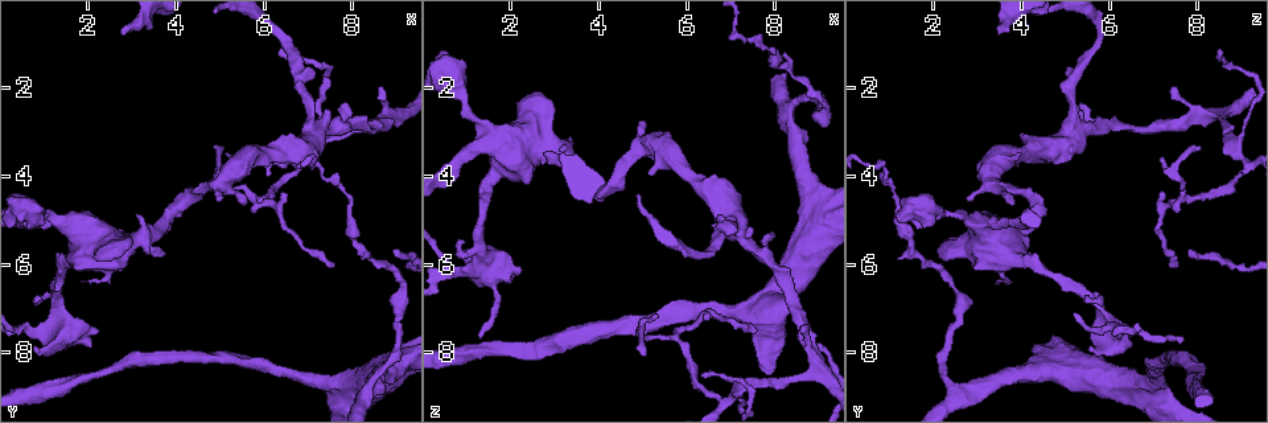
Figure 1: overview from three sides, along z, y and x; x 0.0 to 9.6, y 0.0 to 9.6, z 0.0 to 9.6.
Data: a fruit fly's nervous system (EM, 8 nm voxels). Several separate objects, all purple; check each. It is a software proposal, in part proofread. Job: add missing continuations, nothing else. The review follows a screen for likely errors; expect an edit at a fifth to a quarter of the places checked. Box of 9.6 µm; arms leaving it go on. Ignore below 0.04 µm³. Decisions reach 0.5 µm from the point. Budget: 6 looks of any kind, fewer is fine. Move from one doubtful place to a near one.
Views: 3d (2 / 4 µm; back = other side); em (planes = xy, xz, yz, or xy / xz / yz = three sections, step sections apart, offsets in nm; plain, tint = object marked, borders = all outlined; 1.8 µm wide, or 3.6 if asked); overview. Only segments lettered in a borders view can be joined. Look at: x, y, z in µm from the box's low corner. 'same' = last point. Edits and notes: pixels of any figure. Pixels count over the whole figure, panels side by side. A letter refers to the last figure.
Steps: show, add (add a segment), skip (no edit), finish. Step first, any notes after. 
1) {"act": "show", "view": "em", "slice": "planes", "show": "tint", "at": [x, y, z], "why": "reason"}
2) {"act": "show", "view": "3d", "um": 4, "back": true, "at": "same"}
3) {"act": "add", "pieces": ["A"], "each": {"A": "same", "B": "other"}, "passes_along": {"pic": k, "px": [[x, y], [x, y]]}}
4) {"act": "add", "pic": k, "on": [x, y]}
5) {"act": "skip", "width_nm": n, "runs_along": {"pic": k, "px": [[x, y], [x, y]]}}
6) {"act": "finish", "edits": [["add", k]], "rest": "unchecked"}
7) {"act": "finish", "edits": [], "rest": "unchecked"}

{"act": "show", "view": "3d", "um": 4, "at": [7.25, 8.65, 7.00], "why": "closes a loop"}

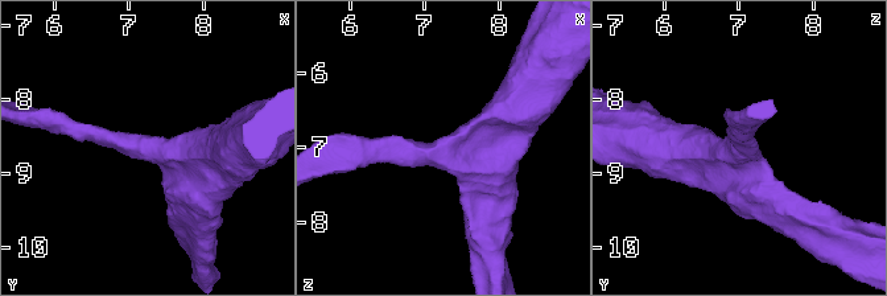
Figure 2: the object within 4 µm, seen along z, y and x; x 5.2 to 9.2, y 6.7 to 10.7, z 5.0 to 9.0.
{"act": "show", "view": "em", "slice": "planes", "show": "tint", "at": [7.30, 8.65, 7.00]}

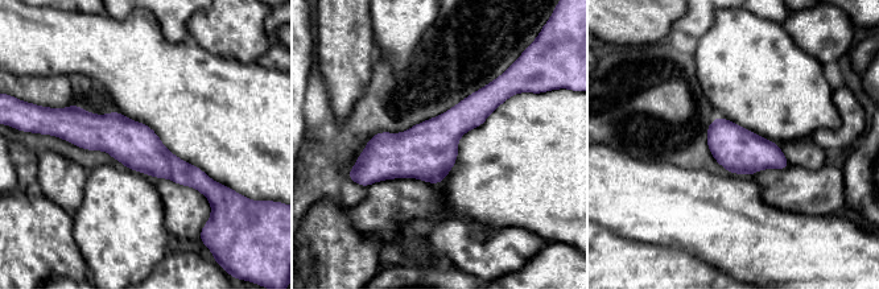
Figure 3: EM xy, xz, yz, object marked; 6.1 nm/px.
{"act": "show", "view": "em", "slice": "planes", "show": "borders", "at": "same", "why": "what lies round it"}

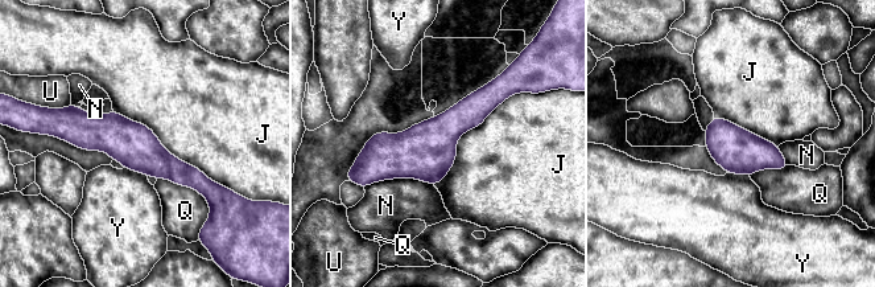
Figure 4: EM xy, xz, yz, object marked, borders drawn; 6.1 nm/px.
{"act": "skip", "longest_contact_nm": ["J", 800], "each": {"J": "other", "N": "other", "Q": "other", "U": "other", "Y": "other"}, "found": "none of them fits"}

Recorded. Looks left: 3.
{"act": "show", "view": "3d", "um": 2, "at": [0.95, 6.75, 5.50], "why": "branch stops here"}

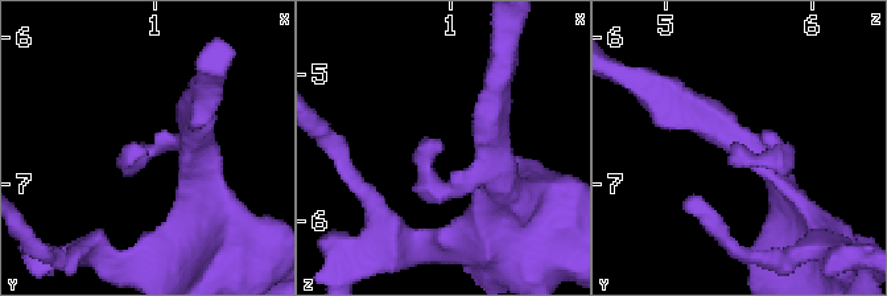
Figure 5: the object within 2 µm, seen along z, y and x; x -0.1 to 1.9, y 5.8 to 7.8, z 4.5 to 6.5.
{"act": "show", "view": "em", "slice": "xz", "step": 4, "show": "tint", "at": [0.88, 6.74, 5.44], "arm_widths_nm": [190, 220], "why": "now the EM"}

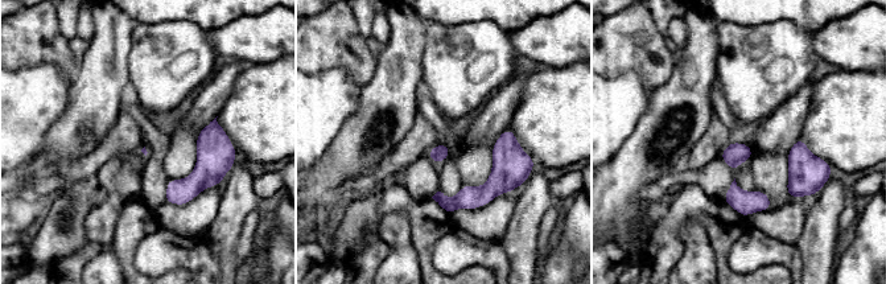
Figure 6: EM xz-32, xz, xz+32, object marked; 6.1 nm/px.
{"act": "show", "view": "em", "slice": "xy", "step": 8, "show": "borders", "at": "same"}

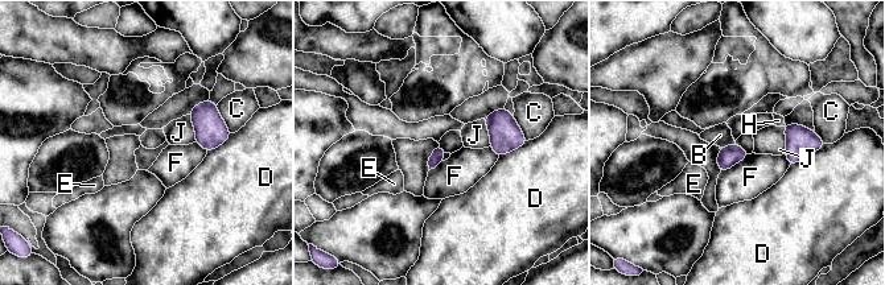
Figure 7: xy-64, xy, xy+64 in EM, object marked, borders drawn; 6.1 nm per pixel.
{"act": "skip", "longest_contact_nm": ["D", 260], "each": {"B": "other", "C": "other", "D": "other", "E": "other", "F": "other", "H": "other", "J": "other"}, "border": {"pic": 7, "px": [[750, 155], [720, 173]]}, "found": "no lettered segment goes on from it"}

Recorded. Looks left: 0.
{"act": "finish", "edits": [], "rest": "unchecked"}

